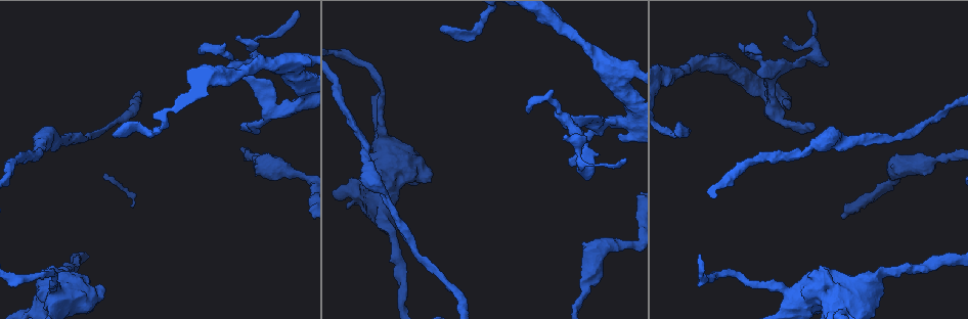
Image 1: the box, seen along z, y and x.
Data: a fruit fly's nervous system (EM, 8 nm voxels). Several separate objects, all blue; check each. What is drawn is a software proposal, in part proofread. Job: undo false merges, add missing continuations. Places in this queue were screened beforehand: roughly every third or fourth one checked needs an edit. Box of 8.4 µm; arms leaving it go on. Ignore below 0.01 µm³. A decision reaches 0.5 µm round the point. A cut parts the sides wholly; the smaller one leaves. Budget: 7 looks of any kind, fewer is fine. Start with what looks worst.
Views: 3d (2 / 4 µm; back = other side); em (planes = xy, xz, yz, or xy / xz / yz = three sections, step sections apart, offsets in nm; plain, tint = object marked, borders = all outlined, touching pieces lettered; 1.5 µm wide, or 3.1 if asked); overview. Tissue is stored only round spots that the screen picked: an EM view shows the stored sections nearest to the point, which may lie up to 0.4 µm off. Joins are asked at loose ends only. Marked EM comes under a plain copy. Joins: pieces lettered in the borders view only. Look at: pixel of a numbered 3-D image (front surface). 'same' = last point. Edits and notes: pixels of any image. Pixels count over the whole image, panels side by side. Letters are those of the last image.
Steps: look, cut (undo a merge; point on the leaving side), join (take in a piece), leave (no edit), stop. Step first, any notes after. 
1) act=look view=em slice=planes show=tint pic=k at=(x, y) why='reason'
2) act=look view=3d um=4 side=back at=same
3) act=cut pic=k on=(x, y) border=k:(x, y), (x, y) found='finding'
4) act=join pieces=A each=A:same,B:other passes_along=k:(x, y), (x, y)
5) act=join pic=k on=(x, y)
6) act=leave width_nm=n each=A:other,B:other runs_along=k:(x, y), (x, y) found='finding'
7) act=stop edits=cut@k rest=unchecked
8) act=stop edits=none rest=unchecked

act=look view=3d um=4 pic=1 at=(569, 162) why='branch stops here'

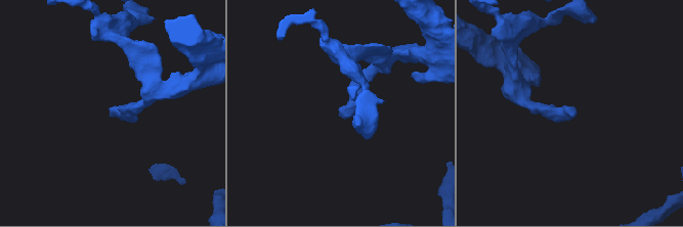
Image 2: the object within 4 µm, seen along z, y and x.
act=look view=em slice=planes show=borders pic=2 at=(572, 117)

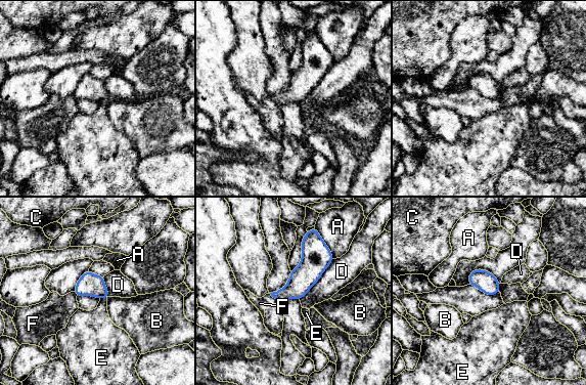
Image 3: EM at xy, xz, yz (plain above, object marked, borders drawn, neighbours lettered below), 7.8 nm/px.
act=leave each=A:other,B:other,C:other,D:other,E:other,F:other border=3:(106, 298), (100, 299) found='none of them fits'

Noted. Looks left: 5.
act=look view=em slice=planes show=borders pic=1 at=(134, 129) why='sharp bend'

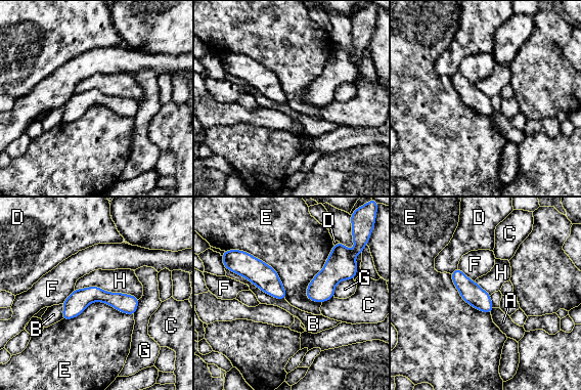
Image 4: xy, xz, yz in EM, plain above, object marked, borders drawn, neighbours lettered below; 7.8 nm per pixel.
act=leave width_nm=140 each=A:other,B:other,C:other,D:other,E:other,F:other,G:other,H:other border=4:(133, 314), (91, 302), (62, 319) found='all the same neuron'

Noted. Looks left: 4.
act=look view=em slice=planes show=borders pic=1 at=(101, 288) why='stops while still wide'

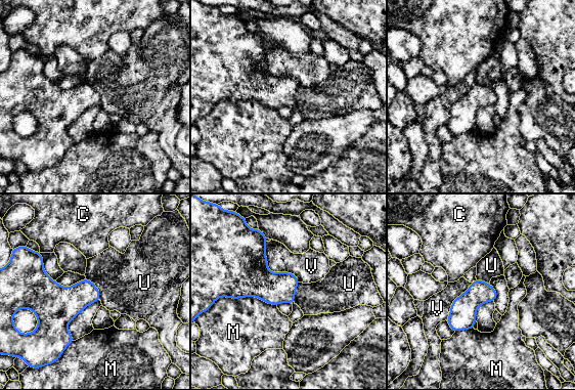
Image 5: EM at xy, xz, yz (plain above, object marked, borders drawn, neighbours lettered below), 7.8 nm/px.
act=leave longest_contact=M:460nm each=C:other,M:other,U:other,V:other border=5:(86, 277), (98, 290), (100, 300) found='none of them fits'

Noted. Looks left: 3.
act=stop edits=none rest=unchecked

